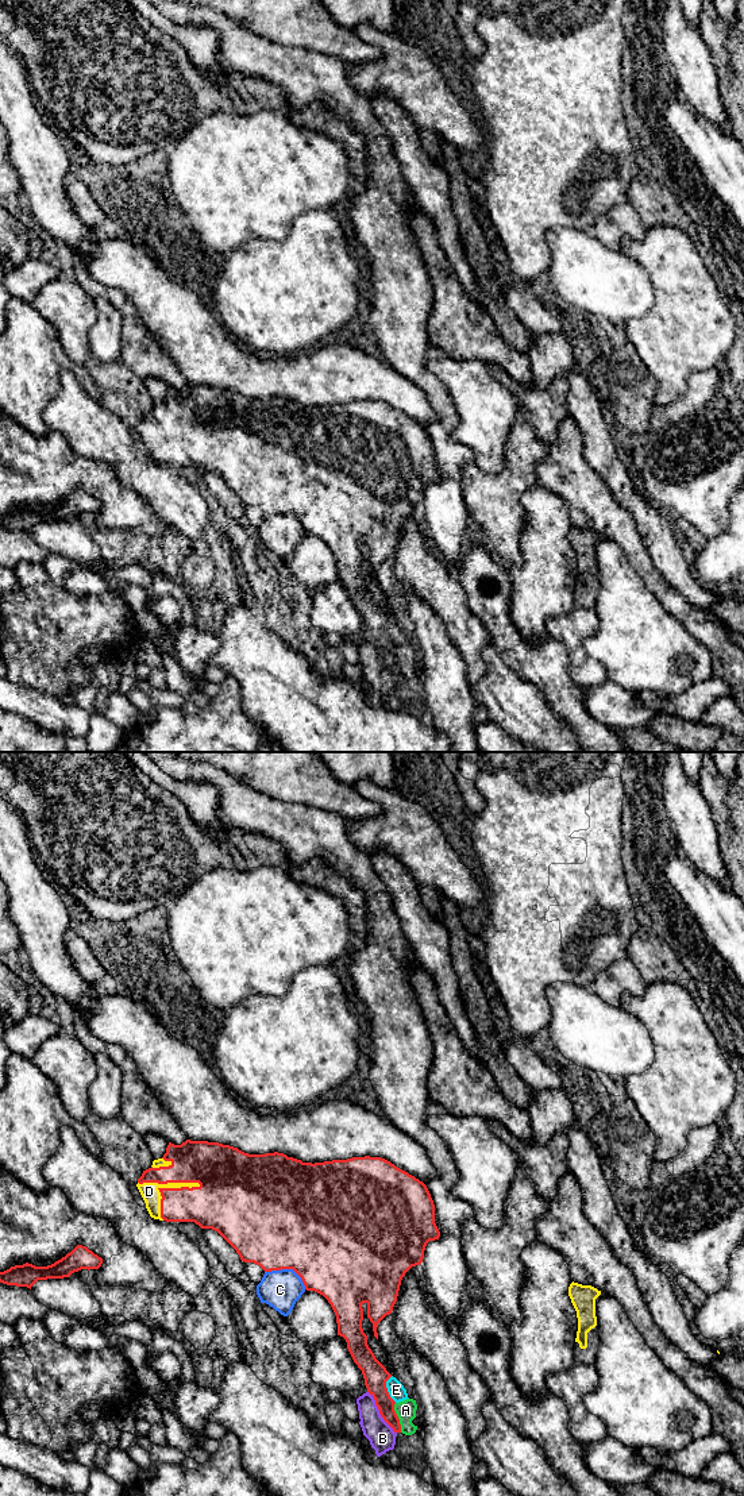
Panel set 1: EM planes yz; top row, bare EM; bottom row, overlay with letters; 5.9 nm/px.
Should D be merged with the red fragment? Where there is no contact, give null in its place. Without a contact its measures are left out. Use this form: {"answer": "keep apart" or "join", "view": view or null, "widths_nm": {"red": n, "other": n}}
{"answer": "join", "view": "yz", "widths_nm": {"red": 260, "other": 110}}

